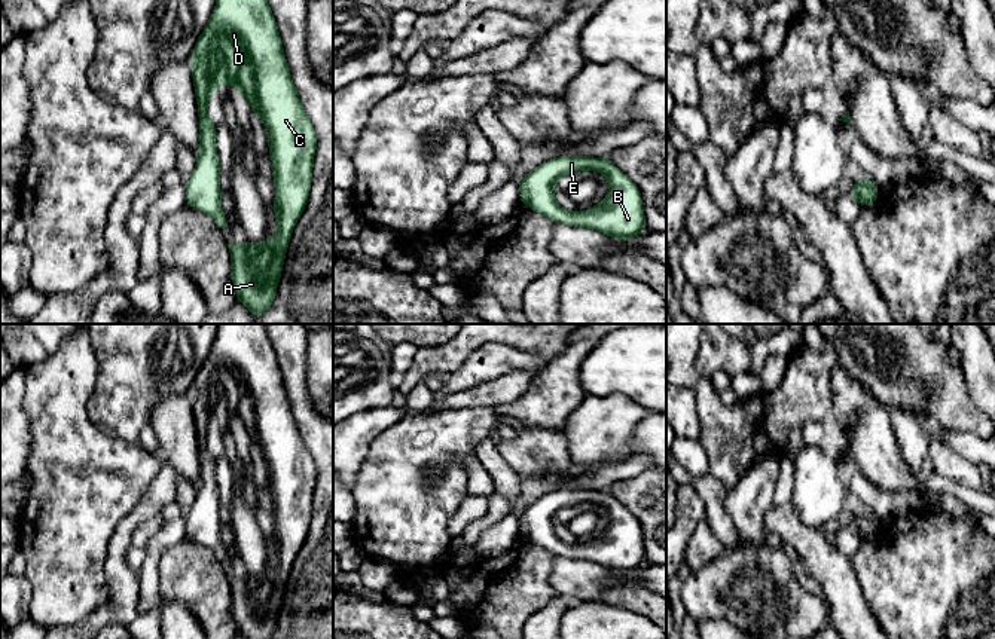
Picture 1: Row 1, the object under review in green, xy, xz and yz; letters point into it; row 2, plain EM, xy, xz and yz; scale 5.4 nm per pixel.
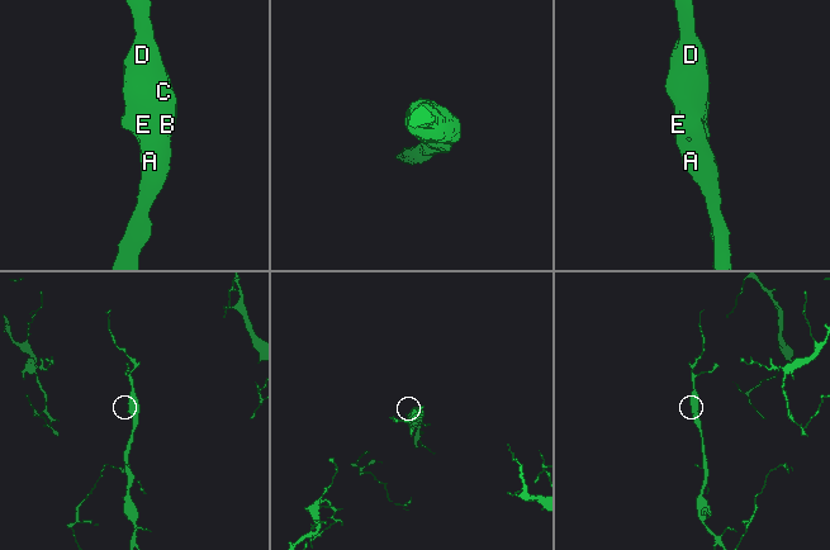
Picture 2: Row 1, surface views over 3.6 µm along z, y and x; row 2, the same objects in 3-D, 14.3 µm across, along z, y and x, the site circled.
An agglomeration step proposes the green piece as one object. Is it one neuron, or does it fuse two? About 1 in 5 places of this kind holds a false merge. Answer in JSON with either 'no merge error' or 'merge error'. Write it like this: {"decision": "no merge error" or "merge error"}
{"decision": "no merge error"}

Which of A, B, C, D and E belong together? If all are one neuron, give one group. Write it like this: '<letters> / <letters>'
A B C D E

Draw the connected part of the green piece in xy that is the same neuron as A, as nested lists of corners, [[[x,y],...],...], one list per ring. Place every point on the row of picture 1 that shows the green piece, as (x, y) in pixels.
[[[216,0],[208,24],[195,43],[190,65],[198,104],[199,149],[195,169],[184,180],[186,205],[210,215],[222,232],[228,232],[229,226],[222,208],[216,123],[208,116],[208,100],[214,95],[214,89],[219,85],[236,86],[248,101],[251,111],[262,120],[268,134],[268,149],[274,168],[277,232],[263,242],[235,242],[231,238],[228,239],[231,282],[236,291],[236,300],[259,318],[275,300],[289,242],[308,202],[317,134],[292,80],[281,34],[268,0]]]

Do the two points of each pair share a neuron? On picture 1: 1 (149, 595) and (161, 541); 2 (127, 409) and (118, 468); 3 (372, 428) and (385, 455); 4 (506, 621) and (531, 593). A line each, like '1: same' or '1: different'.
1: same
2: different
3: different
4: same

